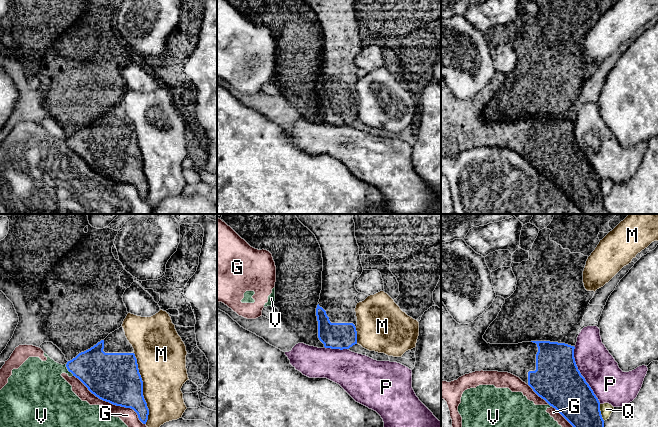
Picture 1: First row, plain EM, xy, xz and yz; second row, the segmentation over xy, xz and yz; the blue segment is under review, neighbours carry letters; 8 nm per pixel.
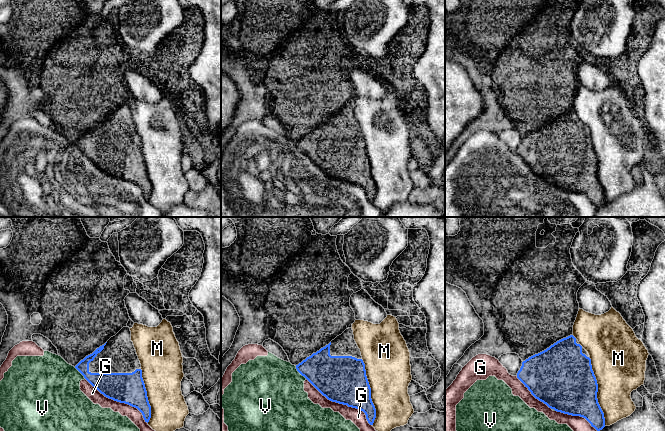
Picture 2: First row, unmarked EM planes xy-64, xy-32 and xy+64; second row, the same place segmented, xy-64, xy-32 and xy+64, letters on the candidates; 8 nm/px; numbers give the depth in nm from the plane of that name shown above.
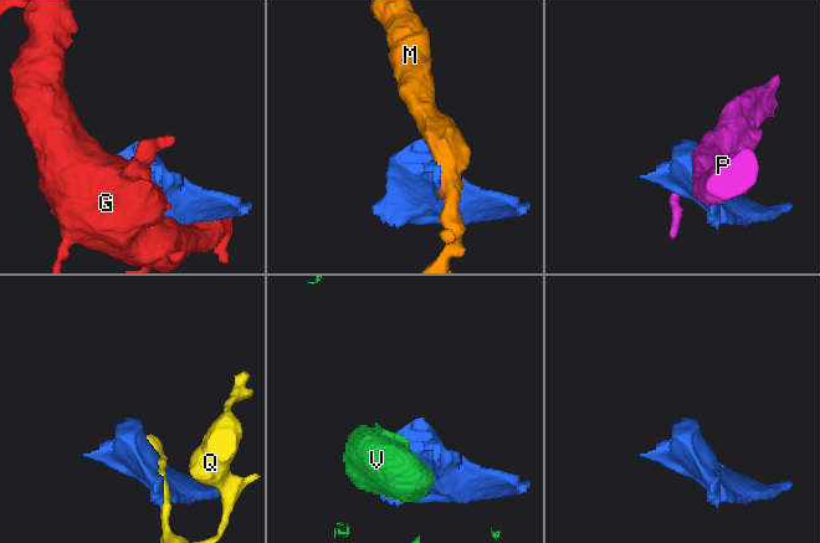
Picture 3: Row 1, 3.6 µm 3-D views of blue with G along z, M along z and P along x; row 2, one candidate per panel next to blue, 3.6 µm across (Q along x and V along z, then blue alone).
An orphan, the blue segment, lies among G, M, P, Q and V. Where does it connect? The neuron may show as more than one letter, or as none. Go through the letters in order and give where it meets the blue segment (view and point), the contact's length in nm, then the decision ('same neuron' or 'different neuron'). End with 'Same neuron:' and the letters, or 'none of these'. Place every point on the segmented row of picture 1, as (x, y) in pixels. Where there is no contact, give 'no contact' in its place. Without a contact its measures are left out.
G: meets blue in xy at (111, 403); contact 700 nm long; different neuron
M: meets blue in xy at (142, 388); contact 600 nm long; different neuron
P: meets blue in yz at (581, 375); contact 500 nm long; different neuron
Q: meets blue in yz at (600, 412); contact 140 nm long; different neuron
V: meets blue in xy at (68, 370); contact 120 nm long; different neuron
Same neuron: none of these

